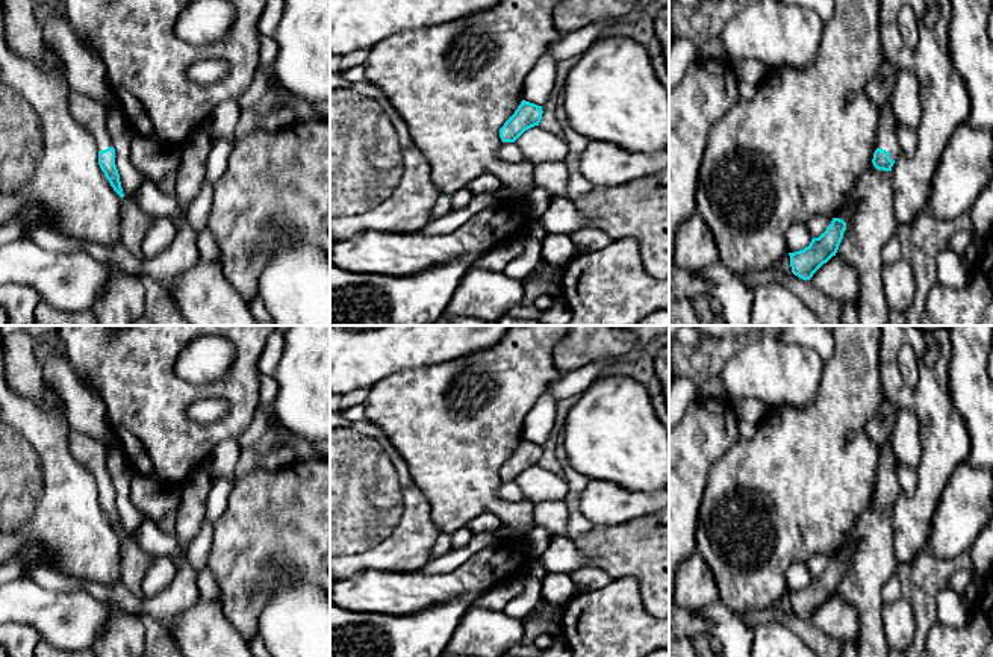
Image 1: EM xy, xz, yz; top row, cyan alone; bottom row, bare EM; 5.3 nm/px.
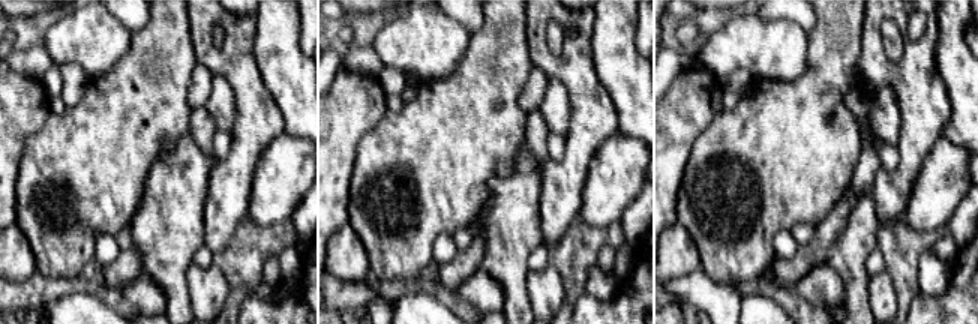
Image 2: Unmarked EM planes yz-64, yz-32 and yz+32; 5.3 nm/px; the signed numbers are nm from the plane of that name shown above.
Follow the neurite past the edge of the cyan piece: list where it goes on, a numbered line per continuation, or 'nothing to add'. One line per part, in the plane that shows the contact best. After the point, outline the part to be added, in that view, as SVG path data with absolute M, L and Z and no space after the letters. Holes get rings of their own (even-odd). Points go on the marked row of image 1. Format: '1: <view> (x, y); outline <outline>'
1: yz (887, 140); outline M889 103L879 107L879 130L876 139L876 148L882 148L890 153L890 159L896 160L902 151L898 139L899 126L893 117Z

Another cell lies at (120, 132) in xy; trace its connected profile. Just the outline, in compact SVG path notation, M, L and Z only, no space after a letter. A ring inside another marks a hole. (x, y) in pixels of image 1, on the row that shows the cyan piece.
M107 109L106 129L115 148L115 165L120 174L123 194L127 198L135 198L145 176L139 173L130 162L130 144L135 132L130 127L123 109Z

